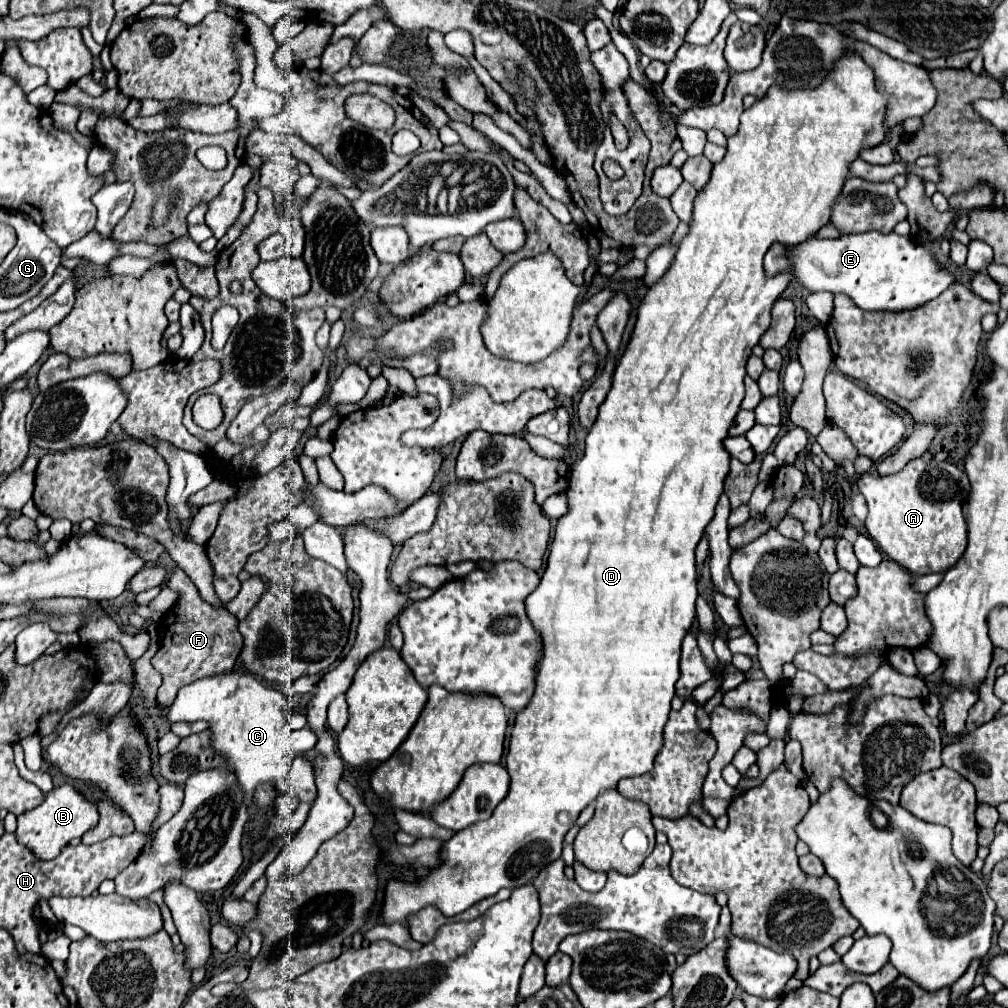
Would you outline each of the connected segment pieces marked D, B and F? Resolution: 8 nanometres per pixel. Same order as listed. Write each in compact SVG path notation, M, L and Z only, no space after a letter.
M854 50L842 54L824 82L816 88L802 88L802 90L788 90L780 84L772 84L764 96L764 100L756 100L750 108L744 110L740 118L740 128L734 136L728 136L728 152L726 156L712 166L712 176L708 184L698 192L694 200L694 216L690 222L688 234L678 244L676 256L672 266L668 268L666 276L658 280L658 284L652 284L648 288L648 294L644 296L640 308L638 308L638 320L634 326L632 340L620 358L614 376L612 376L612 388L606 396L606 400L600 406L598 418L592 424L588 436L586 436L586 452L582 460L572 464L572 478L570 486L566 490L568 496L568 512L558 520L556 524L556 536L550 546L548 566L542 574L542 580L538 588L526 598L526 612L532 620L534 628L540 632L544 640L544 658L538 668L536 678L536 692L530 700L530 704L518 712L512 734L510 734L510 746L506 754L506 768L510 772L510 792L502 804L498 804L496 812L490 816L490 820L482 820L482 824L472 824L472 828L464 828L462 832L454 834L442 848L442 864L434 868L424 880L416 882L398 882L392 880L386 888L384 908L380 914L380 922L402 922L406 924L408 914L414 914L426 904L436 906L446 916L456 916L482 898L494 896L502 888L516 888L522 884L532 882L538 872L544 868L544 864L550 864L560 858L562 854L562 840L570 826L576 822L578 814L598 798L608 788L616 788L620 778L628 776L640 776L648 772L654 766L654 758L662 746L662 728L670 714L670 702L674 698L674 684L680 676L680 646L682 638L686 636L688 628L692 626L696 618L696 558L694 550L706 530L706 524L714 516L716 502L724 490L724 480L730 472L730 454L724 448L724 438L728 436L728 428L734 422L734 416L740 410L740 402L744 398L744 376L746 376L746 360L752 354L752 348L758 344L760 336L770 326L770 312L774 302L780 298L780 294L786 290L792 270L784 270L778 276L768 278L764 272L764 254L772 244L782 246L798 246L806 240L810 240L820 228L830 224L832 206L838 194L842 192L842 184L850 176L850 164L860 156L860 150L880 146L886 136L888 128L884 126L888 100L876 90L874 84L874 70L862 60L862 56Z
M62 784L62 786L54 788L52 792L48 792L46 798L44 798L44 802L40 806L36 806L34 810L28 810L28 812L24 812L24 814L18 816L16 836L38 858L50 860L50 858L56 858L58 852L72 838L80 838L84 832L88 832L90 828L94 828L98 824L98 818L100 816L98 816L96 806L82 792L78 792L70 784Z
M180 568L172 572L168 588L180 592L180 598L162 620L162 648L156 652L152 660L154 668L164 678L158 690L158 704L164 708L168 708L174 702L182 686L192 684L204 676L230 672L236 664L236 658L244 642L242 634L238 632L238 618L230 616L226 608L216 610L208 602L204 602L198 594L198 588L194 588L194 582Z

